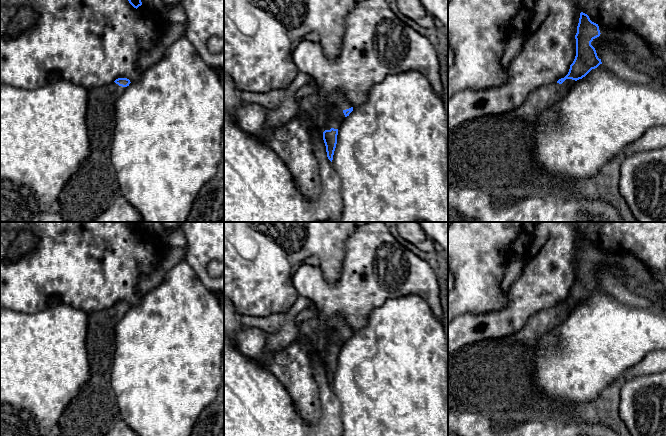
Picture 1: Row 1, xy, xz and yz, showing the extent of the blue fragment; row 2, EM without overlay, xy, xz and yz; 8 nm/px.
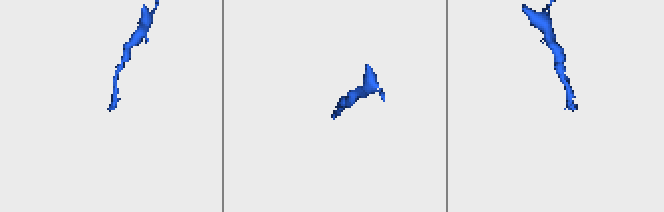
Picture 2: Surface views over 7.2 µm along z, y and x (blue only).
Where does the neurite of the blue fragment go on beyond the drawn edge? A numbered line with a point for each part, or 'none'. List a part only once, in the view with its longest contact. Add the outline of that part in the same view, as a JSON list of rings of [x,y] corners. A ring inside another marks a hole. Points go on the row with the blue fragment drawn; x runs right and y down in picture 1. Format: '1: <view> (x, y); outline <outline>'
1: yz (490, 153); outline [[[566,79],[562,84],[554,82],[550,85],[539,87],[525,99],[523,104],[518,109],[503,114],[484,116],[468,120],[449,130],[448,166],[453,173],[455,184],[460,187],[480,189],[490,194],[507,188],[517,189],[520,187],[521,189],[532,190],[534,187],[537,187],[543,194],[553,194],[559,197],[571,196],[578,198],[586,197],[600,199],[614,206],[625,222],[637,222],[619,192],[619,168],[623,160],[622,154],[618,154],[609,160],[602,166],[599,172],[591,178],[575,179],[568,177],[563,181],[554,179],[533,160],[532,139],[535,134],[535,126],[539,121],[540,114],[552,107],[558,100],[565,97],[574,83],[575,80]]]

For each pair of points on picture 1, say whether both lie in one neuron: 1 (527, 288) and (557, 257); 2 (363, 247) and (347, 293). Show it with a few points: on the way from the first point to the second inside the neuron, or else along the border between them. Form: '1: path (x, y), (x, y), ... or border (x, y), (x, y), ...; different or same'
1: path (535, 280), (548, 267), (549, 263); same
2: path (363, 258), (351, 271), (351, 282); same

